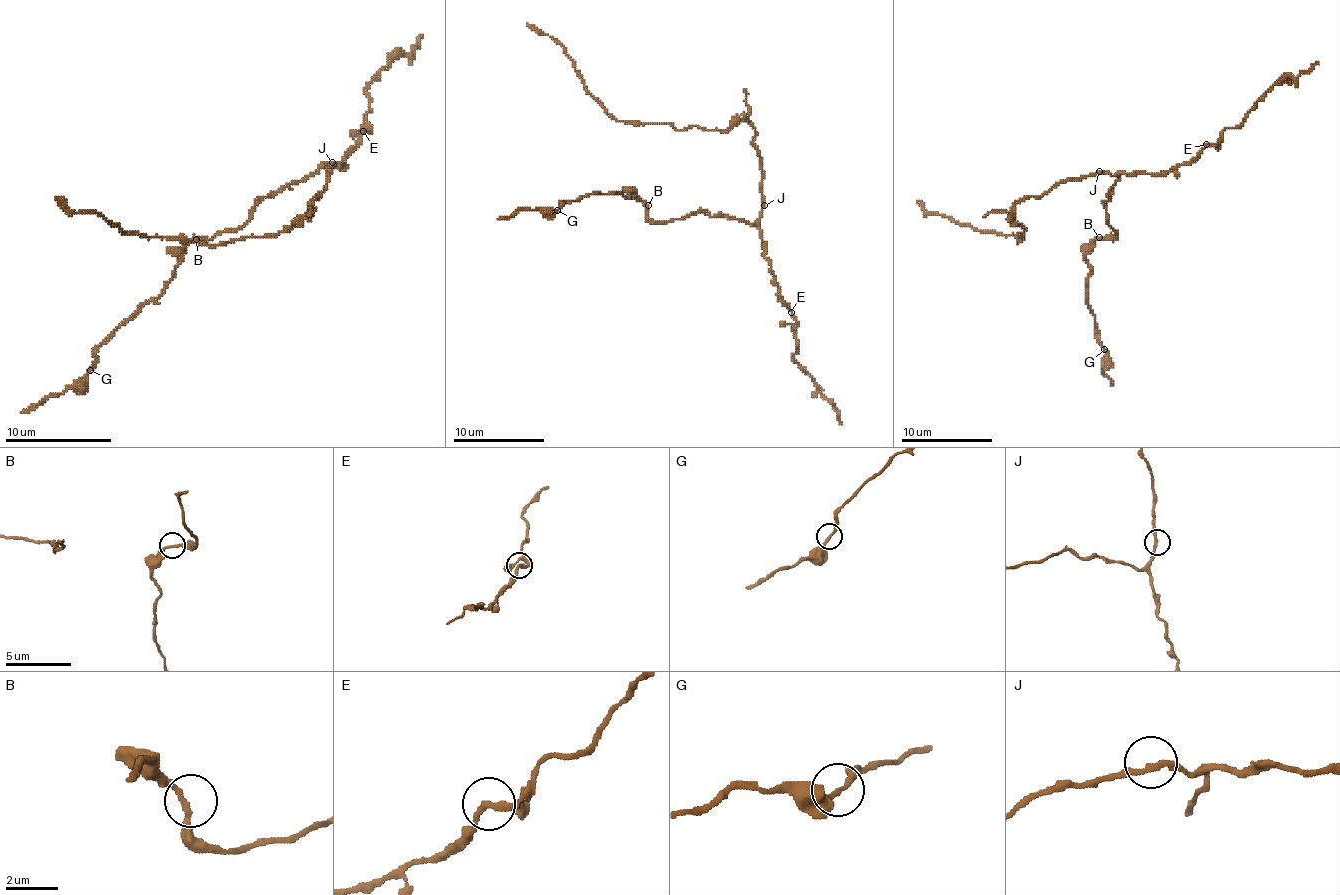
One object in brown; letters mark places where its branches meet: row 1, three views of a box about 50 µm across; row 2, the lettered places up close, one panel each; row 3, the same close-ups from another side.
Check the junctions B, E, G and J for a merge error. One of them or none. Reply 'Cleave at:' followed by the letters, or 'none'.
Cleave at: none

